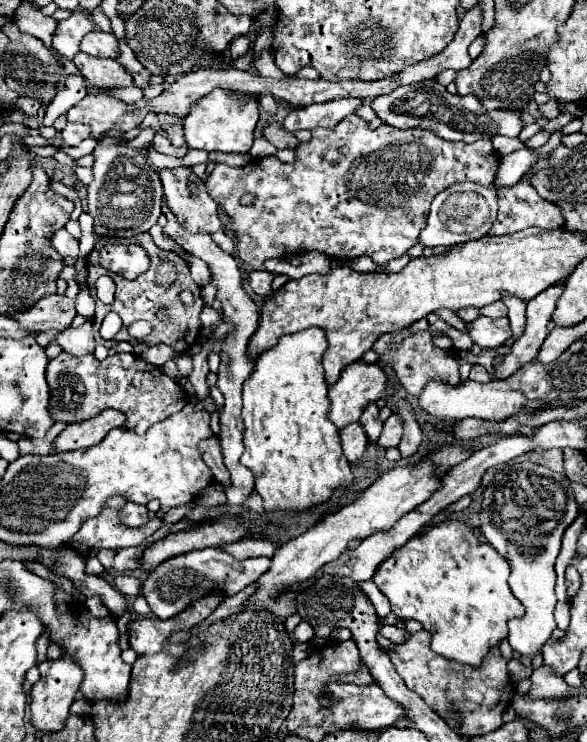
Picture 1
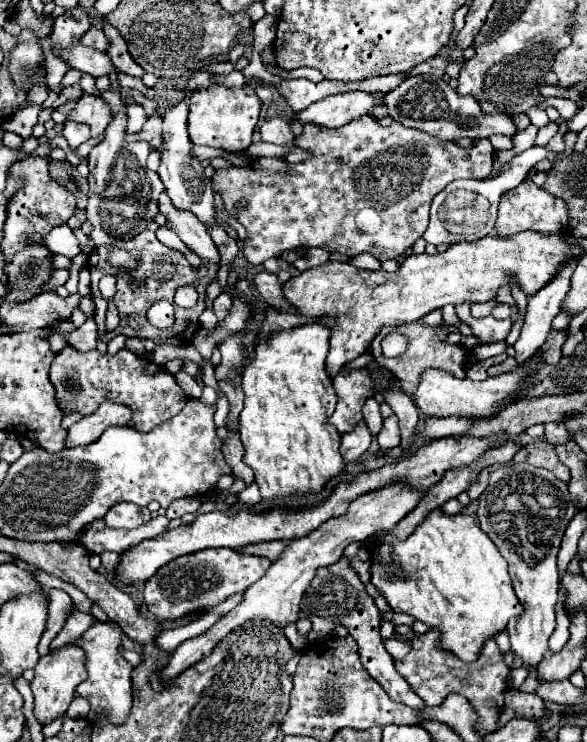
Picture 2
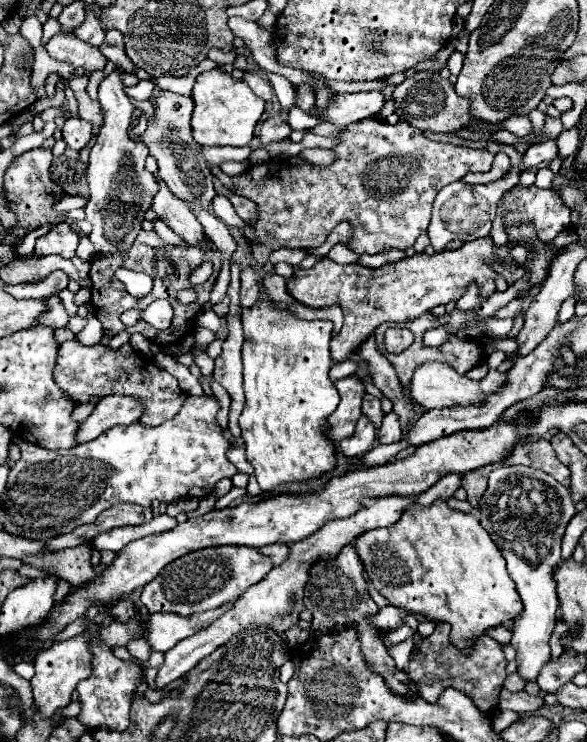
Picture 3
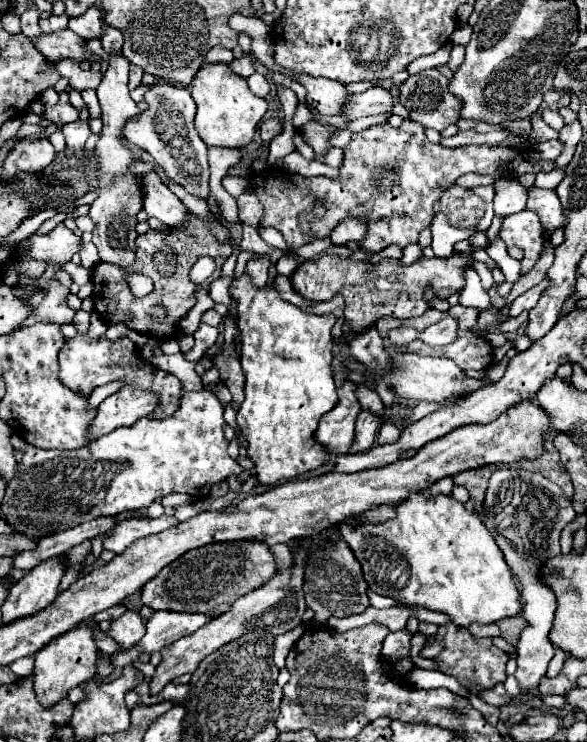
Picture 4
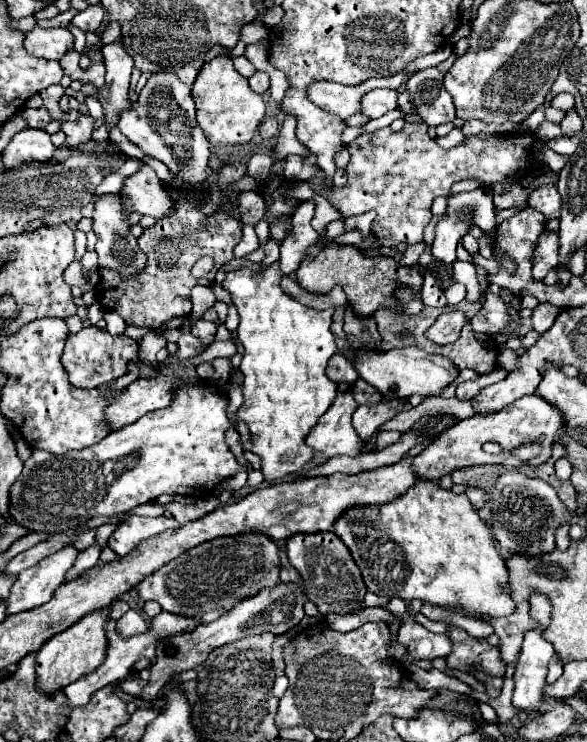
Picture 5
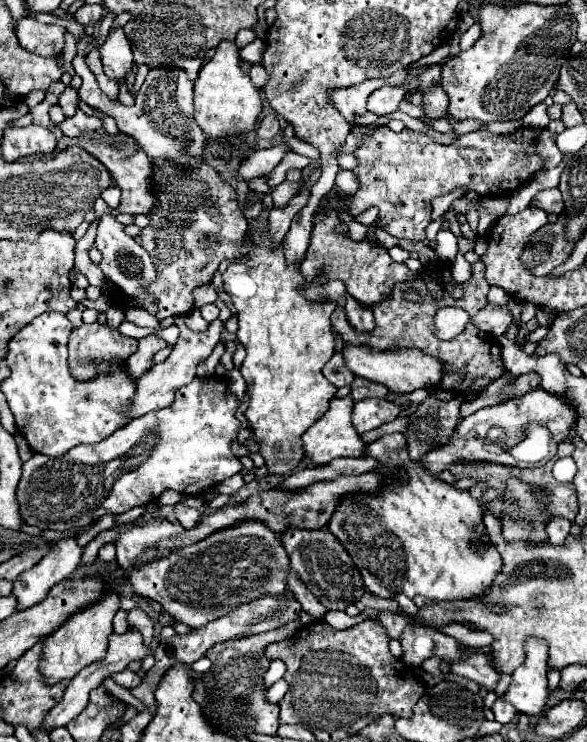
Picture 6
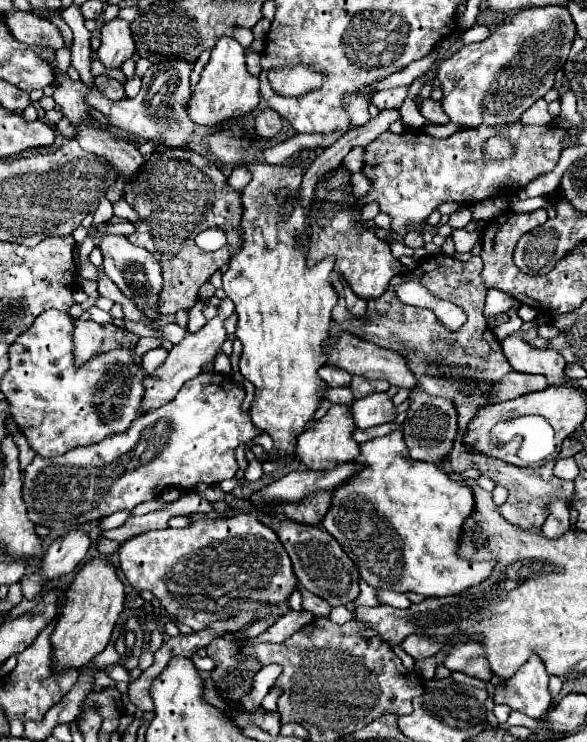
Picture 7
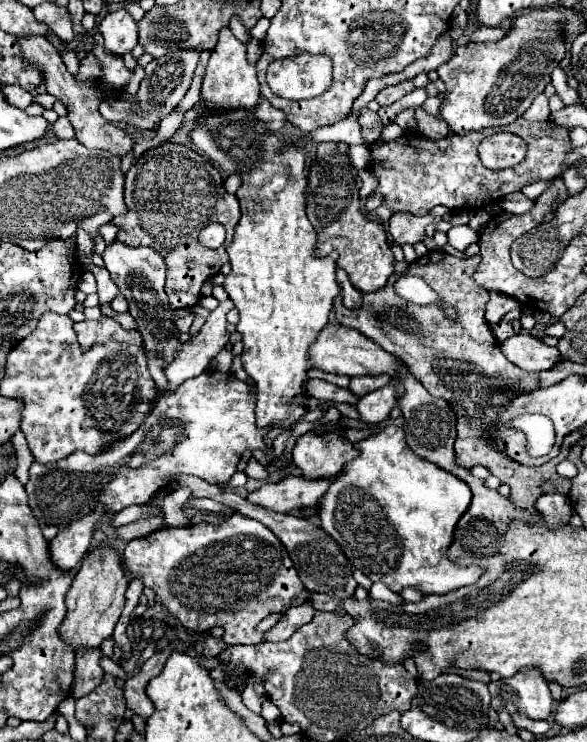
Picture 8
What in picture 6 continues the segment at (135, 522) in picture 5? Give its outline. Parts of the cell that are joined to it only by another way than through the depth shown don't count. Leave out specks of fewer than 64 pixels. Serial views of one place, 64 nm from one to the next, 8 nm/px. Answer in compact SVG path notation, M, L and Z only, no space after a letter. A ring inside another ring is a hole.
M244 520L236 526L218 530L200 542L178 546L168 556L140 562L142 554L150 546L158 546L162 540L170 540L184 534L180 524L148 522L134 526L118 536L116 560L118 566L128 572L128 580L138 596L146 596L162 604L162 608L178 622L190 628L202 628L208 622L226 616L240 604L258 600L260 596L280 596L286 592L286 576L290 572L288 554L280 538L258 520Z

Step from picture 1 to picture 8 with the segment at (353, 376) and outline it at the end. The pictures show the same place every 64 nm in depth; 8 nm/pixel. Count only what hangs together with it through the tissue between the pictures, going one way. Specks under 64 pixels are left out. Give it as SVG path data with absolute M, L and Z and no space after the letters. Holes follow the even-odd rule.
M340 428L328 434L304 434L298 438L292 454L294 466L300 468L306 480L328 480L334 478L346 462L358 456L350 442L340 438Z

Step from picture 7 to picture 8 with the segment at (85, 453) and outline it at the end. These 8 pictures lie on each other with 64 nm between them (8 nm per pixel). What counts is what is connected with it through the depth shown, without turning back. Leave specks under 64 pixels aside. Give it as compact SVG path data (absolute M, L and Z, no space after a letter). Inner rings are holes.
M206 370L196 378L182 382L170 394L162 394L156 400L156 406L142 424L142 430L134 432L126 442L118 442L114 450L106 450L106 454L98 454L98 458L90 458L88 454L70 454L52 464L32 464L30 480L26 484L28 502L42 524L54 524L58 528L66 528L72 518L82 518L90 508L98 502L106 502L106 508L112 512L120 512L132 504L148 502L160 488L170 482L174 474L192 474L208 480L210 484L224 484L236 472L240 456L250 450L262 450L268 456L274 456L274 448L264 442L268 428L258 428L254 414L256 390L252 384L238 380L234 374L224 374L220 370Z

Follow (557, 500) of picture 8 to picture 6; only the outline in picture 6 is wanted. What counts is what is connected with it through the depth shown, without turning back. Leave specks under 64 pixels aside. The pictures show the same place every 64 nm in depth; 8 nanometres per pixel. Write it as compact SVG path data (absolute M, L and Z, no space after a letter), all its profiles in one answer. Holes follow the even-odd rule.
M550 518L546 522L546 534L552 544L562 544L570 534L570 522L566 518Z

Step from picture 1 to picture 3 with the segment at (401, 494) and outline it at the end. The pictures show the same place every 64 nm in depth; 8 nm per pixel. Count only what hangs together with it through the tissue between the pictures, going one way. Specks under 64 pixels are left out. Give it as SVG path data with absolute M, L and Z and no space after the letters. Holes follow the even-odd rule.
M394 496L394 498L372 498L372 500L366 498L366 502L362 502L362 510L358 514L354 514L350 518L344 518L344 520L328 522L326 526L322 526L322 530L314 532L310 538L304 538L302 542L292 544L290 546L290 558L284 562L284 566L272 568L270 574L258 586L246 590L242 594L242 598L238 598L234 602L234 606L228 612L224 612L216 622L202 628L194 636L190 636L186 640L180 640L174 648L170 648L164 654L166 660L164 660L162 668L158 670L156 690L162 690L172 680L188 674L202 658L212 654L218 646L222 646L224 642L228 642L230 638L234 638L236 634L240 634L246 628L268 626L276 634L282 634L282 632L294 628L300 620L298 618L300 612L304 610L304 586L308 582L310 566L320 558L334 558L342 550L342 546L350 544L358 534L362 534L362 530L392 526L402 516L402 510L406 510L406 506L410 506L412 502L414 502L414 498L398 498L398 496Z

